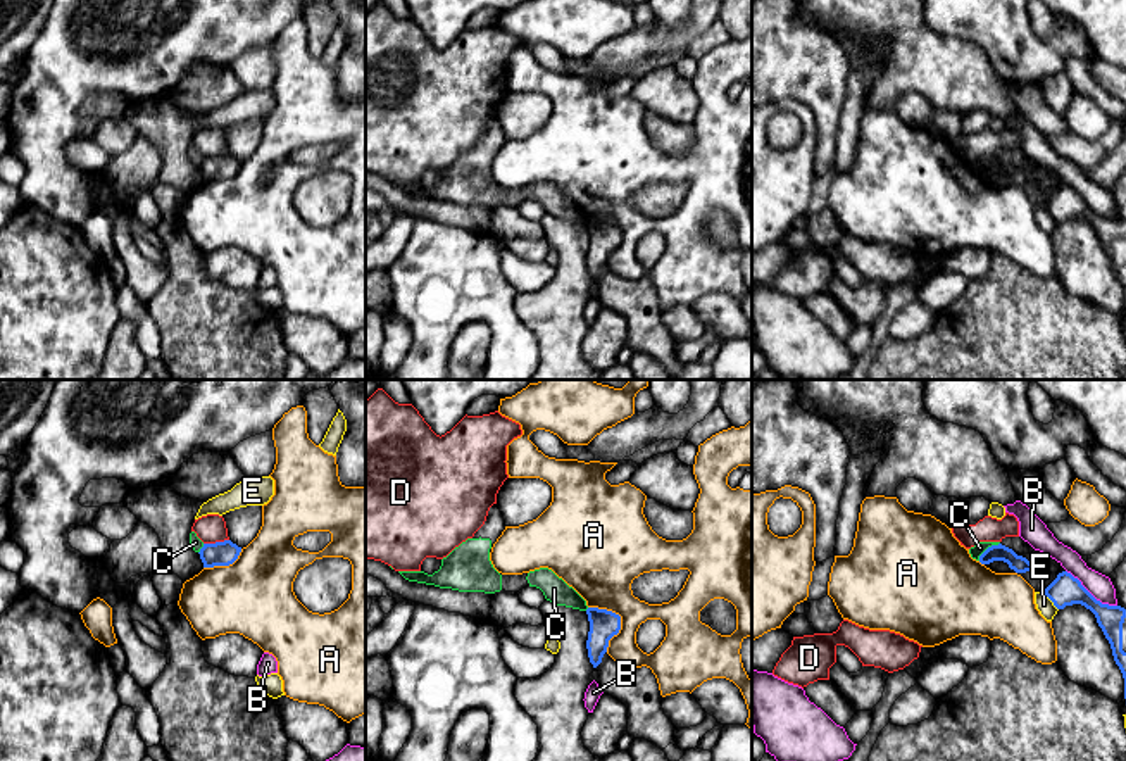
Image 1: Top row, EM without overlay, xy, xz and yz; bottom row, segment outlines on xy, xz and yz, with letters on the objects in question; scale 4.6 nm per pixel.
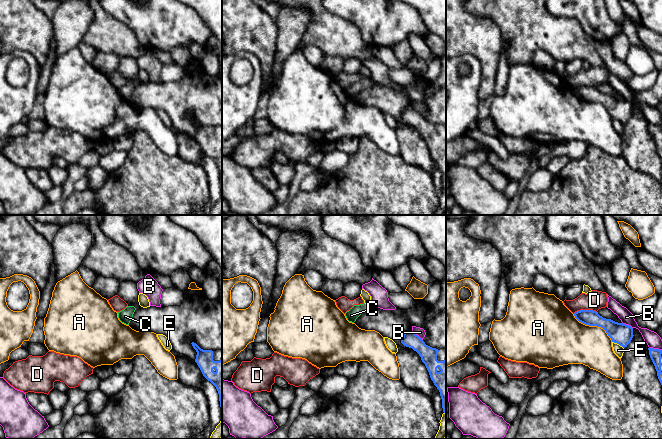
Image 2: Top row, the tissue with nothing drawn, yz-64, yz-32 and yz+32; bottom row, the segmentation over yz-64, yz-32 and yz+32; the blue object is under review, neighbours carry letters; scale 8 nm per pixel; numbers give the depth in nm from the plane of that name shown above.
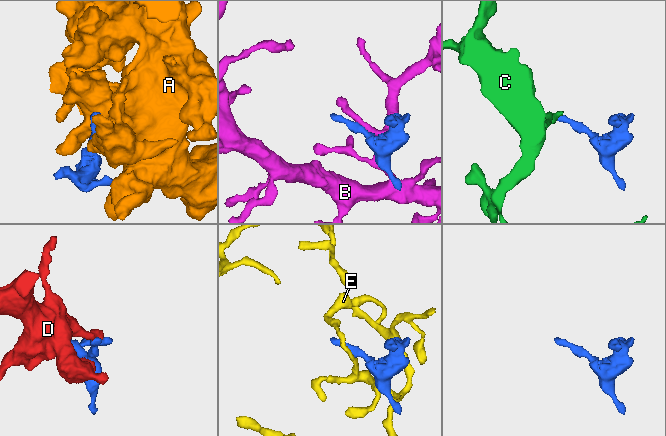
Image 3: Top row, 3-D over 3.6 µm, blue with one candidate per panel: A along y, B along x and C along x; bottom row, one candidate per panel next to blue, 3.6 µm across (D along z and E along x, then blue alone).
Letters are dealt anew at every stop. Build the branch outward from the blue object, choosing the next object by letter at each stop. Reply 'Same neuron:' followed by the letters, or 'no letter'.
Same neuron: no letter

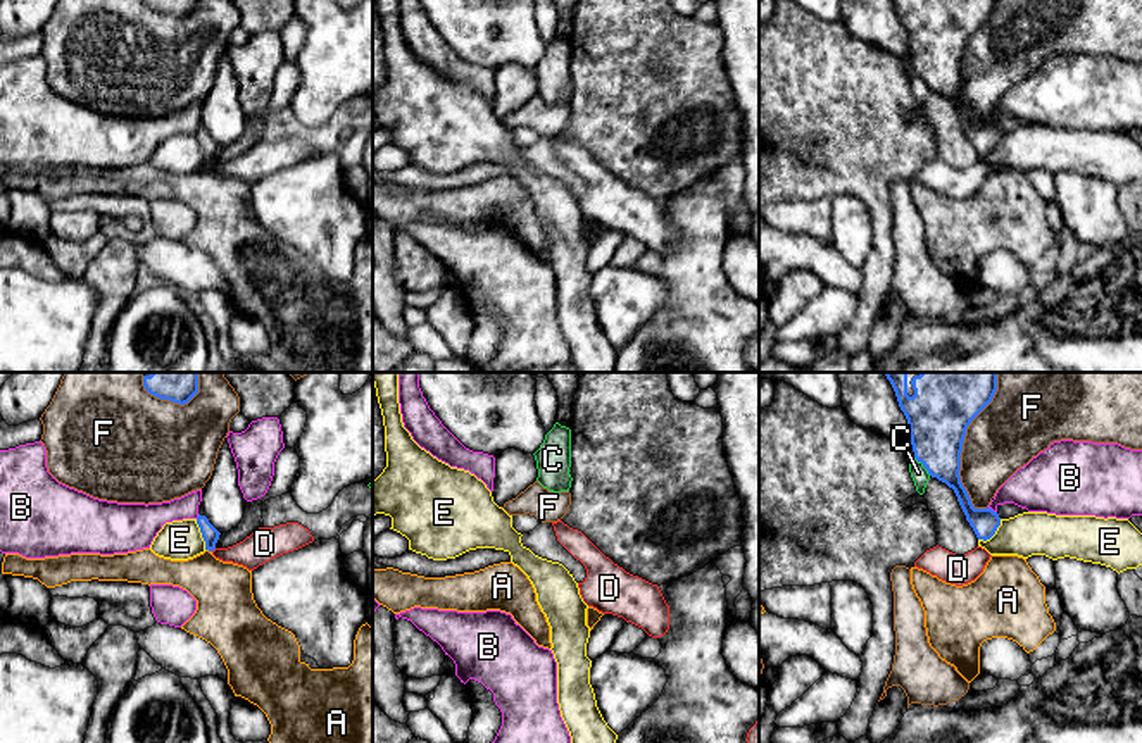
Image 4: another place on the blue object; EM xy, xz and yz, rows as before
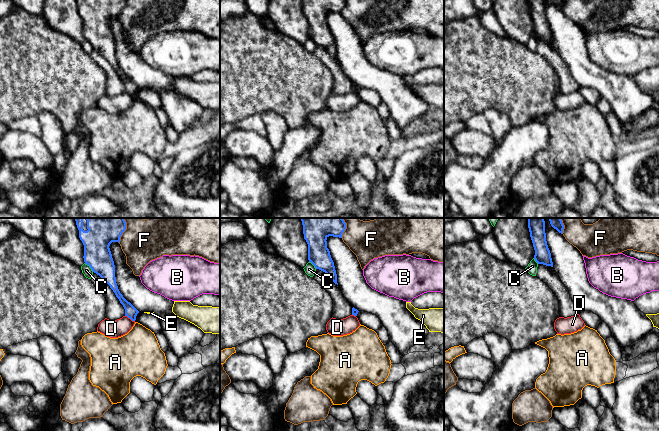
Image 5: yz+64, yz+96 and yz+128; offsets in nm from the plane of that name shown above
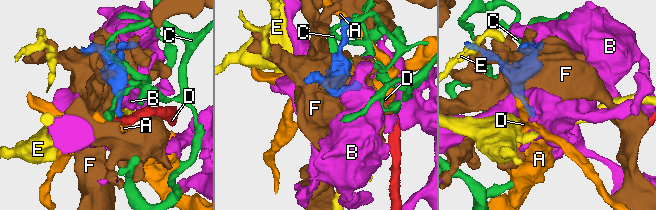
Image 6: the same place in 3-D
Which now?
Same neuron: no letter

